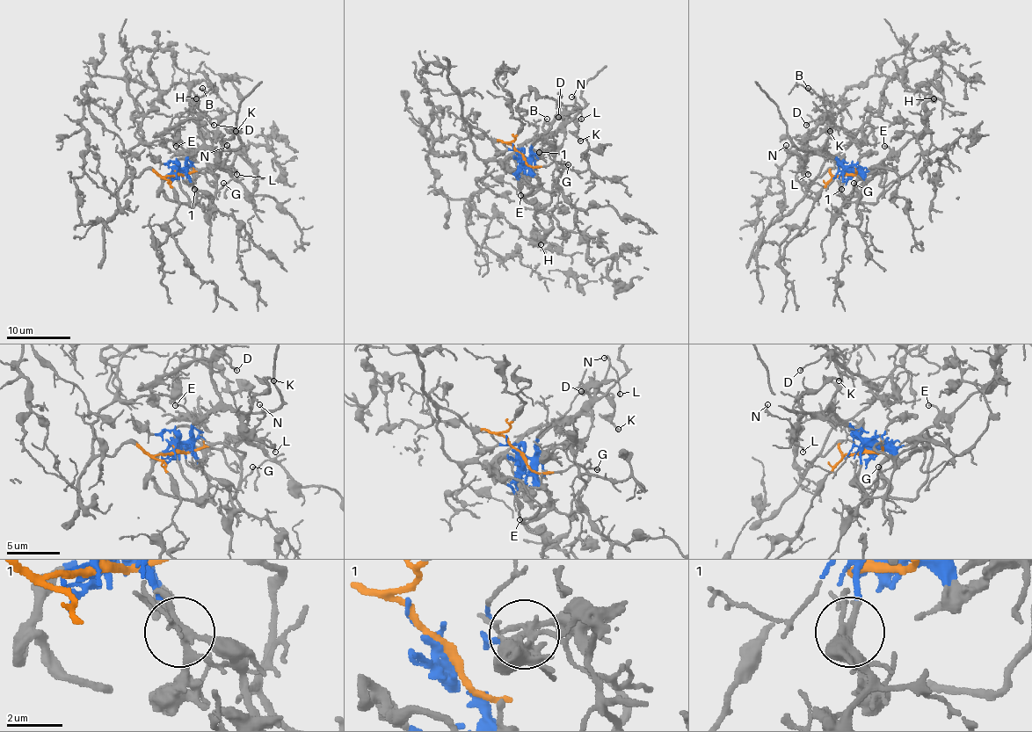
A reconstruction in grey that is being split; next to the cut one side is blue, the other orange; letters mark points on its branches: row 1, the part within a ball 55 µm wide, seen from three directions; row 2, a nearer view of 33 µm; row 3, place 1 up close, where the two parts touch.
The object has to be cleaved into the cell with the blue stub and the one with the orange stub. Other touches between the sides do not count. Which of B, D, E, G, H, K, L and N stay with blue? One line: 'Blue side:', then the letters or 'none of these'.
Blue side: B, D, E, G, H, K, L, N

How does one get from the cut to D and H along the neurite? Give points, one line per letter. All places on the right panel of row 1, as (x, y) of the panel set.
D: (843, 175), (846, 168), (826, 149), (824, 142), (830, 132), (826, 120), (820, 115), (806, 125)
H: (843, 175), (863, 168), (873, 170), (894, 157), (925, 128), (926, 103), (934, 97)

